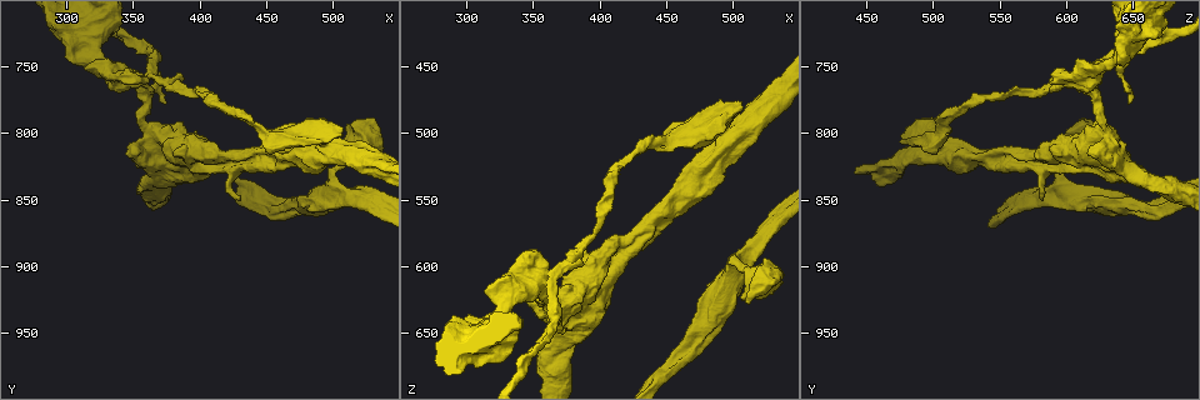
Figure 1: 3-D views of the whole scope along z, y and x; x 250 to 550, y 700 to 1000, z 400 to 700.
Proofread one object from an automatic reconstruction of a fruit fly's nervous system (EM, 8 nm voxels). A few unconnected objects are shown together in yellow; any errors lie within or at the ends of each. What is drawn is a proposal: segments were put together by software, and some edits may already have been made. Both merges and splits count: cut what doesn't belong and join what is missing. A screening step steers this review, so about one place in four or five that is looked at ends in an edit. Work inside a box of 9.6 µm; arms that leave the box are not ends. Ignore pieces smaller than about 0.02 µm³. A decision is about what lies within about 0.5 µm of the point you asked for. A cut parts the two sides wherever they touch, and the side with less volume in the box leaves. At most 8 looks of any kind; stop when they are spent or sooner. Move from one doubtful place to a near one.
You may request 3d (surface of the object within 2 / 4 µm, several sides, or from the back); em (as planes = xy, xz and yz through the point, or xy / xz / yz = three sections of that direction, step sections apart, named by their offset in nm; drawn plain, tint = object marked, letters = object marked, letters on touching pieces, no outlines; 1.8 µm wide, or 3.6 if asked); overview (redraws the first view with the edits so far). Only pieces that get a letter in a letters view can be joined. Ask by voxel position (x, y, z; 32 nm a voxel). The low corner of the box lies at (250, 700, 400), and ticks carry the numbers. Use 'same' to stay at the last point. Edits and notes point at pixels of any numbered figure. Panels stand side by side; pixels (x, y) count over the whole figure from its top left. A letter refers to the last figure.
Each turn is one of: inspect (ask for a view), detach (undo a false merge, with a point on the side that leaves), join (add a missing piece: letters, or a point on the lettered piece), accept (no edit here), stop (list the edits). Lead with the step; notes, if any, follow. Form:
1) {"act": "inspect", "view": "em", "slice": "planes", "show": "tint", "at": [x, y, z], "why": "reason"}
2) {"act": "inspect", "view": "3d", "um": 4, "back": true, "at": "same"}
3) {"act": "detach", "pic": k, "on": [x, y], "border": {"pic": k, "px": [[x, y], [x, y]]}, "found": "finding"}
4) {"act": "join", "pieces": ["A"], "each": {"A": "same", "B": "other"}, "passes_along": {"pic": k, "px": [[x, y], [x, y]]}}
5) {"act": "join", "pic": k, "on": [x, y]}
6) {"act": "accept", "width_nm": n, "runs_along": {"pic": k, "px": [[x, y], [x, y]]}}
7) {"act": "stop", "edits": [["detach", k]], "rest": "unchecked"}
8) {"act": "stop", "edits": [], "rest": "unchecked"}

{"act": "inspect", "view": "3d", "um": 2, "at": [374, 776, 646], "why": "tapers out"}

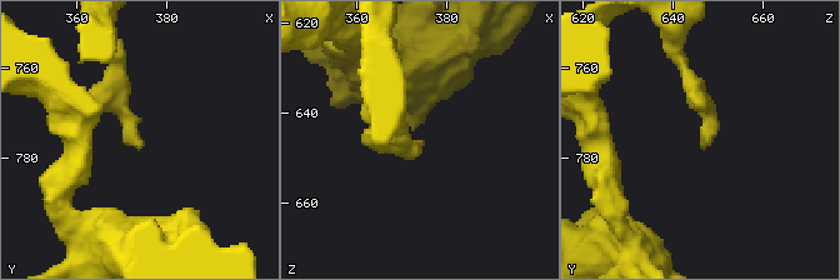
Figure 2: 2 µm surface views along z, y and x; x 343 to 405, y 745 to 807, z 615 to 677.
{"act": "inspect", "view": "em", "slice": "planes", "show": "tint", "at": [375, 777, 646]}

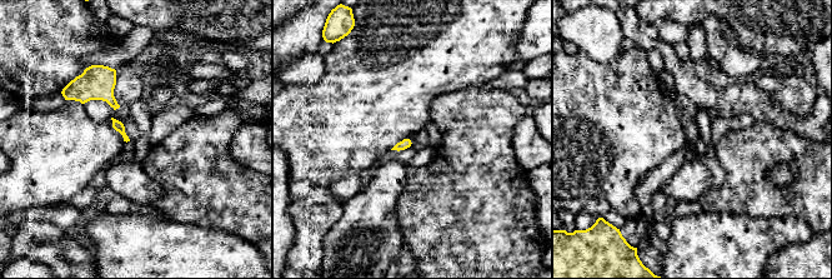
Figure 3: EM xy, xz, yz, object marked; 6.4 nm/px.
{"act": "inspect", "view": "em", "slice": "planes", "show": "letters", "at": "same", "why": "see the neighbours"}

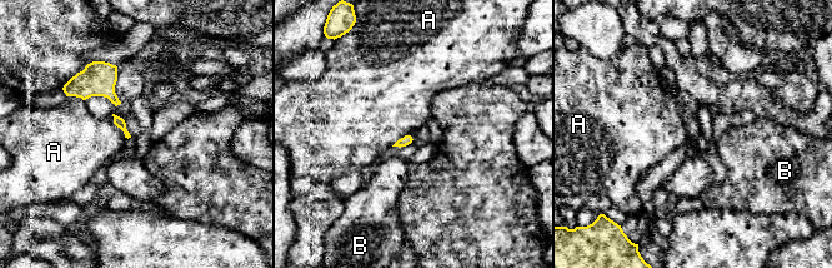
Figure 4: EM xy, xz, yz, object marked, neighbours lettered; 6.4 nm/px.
{"act": "accept", "longest_contact_nm": ["A", 170], "each": {"A": "other", "B": "other"}, "border": {"pic": 4, "px": [[111, 115], [113, 122], [125, 137]]}, "found": "no lettered piece goes on from it"}

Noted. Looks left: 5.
{"act": "inspect", "view": "3d", "um": 4, "at": [522, 806, 612], "why": "calibre changes"}

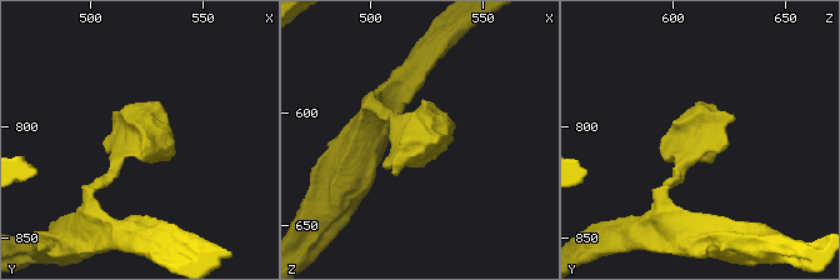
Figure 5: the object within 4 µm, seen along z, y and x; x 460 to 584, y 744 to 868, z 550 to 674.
{"act": "inspect", "view": "em", "slice": "planes", "show": "tint", "at": [520, 805, 613], "why": "shape alone is not enough"}

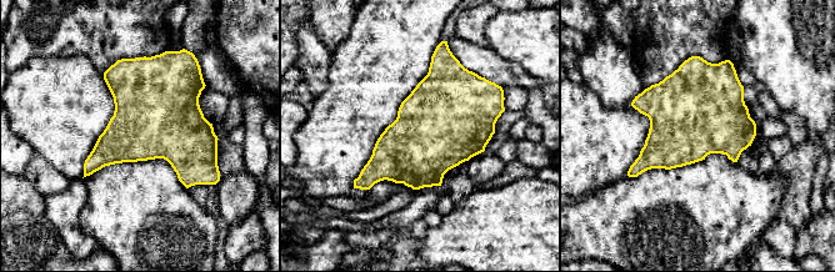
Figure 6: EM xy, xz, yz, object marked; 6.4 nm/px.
{"act": "inspect", "view": "em", "slice": "planes", "show": "letters", "at": "same", "why": "what lies round it"}

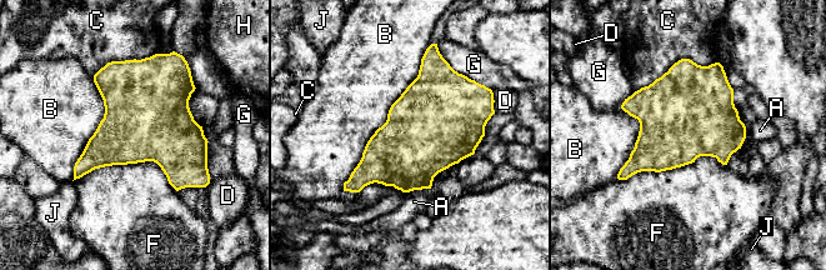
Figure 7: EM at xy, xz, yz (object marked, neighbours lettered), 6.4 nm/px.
{"act": "accept", "width_nm": 550, "each": {"A": "other", "B": "other", "C": "other", "D": "other", "F": "other", "G": "other", "H": "other", "J": "other"}, "found": "one neuron here"}

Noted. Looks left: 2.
{"act": "inspect", "view": "em", "um": 3.6, "slice": "planes", "show": "tint", "at": [494, 814, 506], "why": "four or more arms meet"}

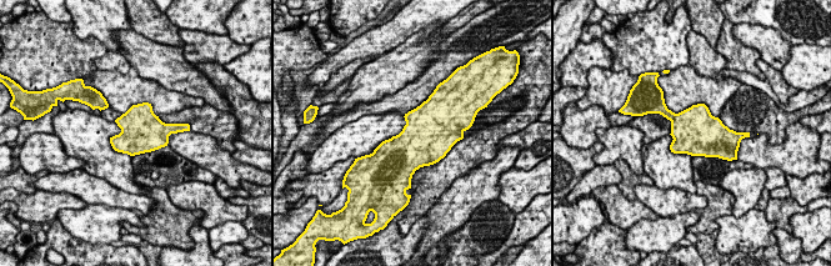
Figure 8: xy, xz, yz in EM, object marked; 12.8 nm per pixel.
{"act": "inspect", "view": "em", "um": 3.6, "slice": "planes", "show": "letters", "at": "same"}

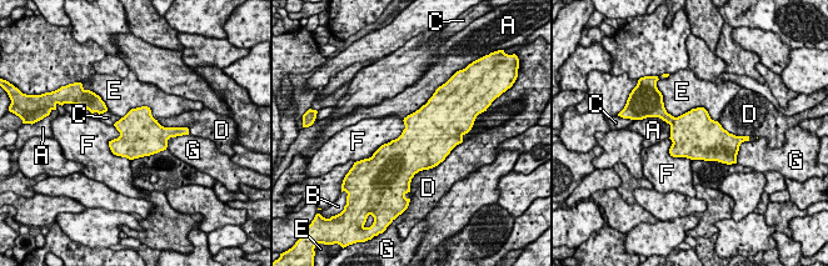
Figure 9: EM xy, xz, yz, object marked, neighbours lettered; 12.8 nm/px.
{"act": "detach", "pic": 9, "on": [658, 110], "width_nm": 550, "each": {"A": "other", "B": "other", "C": "other", "D": "other", "E": "other", "F": "other", "G": "other"}, "border": {"pic": 9, "px": [[676, 118], [671, 125]]}, "found": "two neurons meet here"}

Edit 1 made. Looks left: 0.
{"act": "stop", "edits": [["detach", 9]], "rest": "unchecked"}

